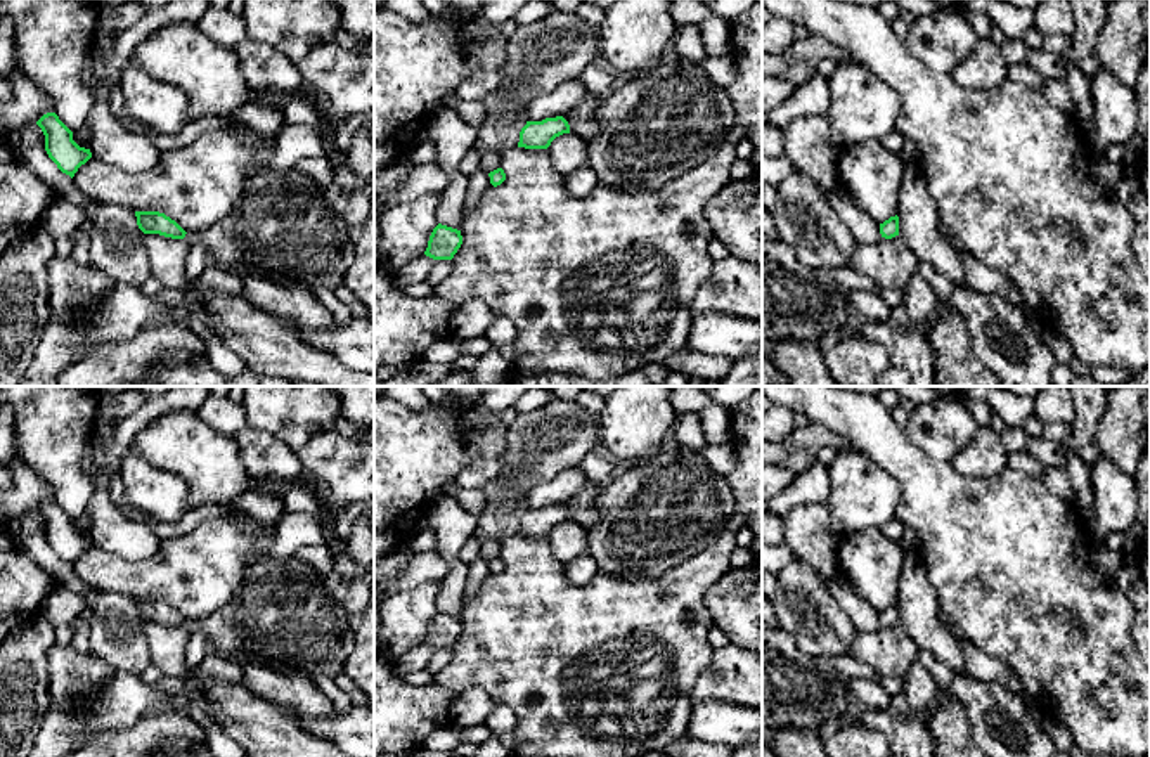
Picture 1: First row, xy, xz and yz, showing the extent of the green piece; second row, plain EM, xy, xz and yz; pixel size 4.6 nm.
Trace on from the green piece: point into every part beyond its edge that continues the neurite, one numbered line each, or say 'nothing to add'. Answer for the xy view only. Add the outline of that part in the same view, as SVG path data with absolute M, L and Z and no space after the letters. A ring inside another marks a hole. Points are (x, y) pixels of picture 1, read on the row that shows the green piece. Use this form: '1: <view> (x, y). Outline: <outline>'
1: xy (283, 226). Outline: M296 166L249 177L239 201L220 222L206 230L187 232L184 239L201 244L222 269L262 274L307 289L336 289L355 256L348 225L329 204L326 189Z

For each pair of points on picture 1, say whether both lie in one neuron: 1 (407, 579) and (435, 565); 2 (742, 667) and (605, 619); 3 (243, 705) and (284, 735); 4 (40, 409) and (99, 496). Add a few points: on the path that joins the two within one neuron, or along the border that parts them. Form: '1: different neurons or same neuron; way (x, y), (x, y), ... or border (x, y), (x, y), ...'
1: same neuron; way (414, 574), (428, 565)
2: different neurons; border (714, 652), (714, 657), (690, 690)
3: same neuron; way (253, 716), (274, 735)
4: different neurons; border (96, 478), (96, 487), (85, 511)

